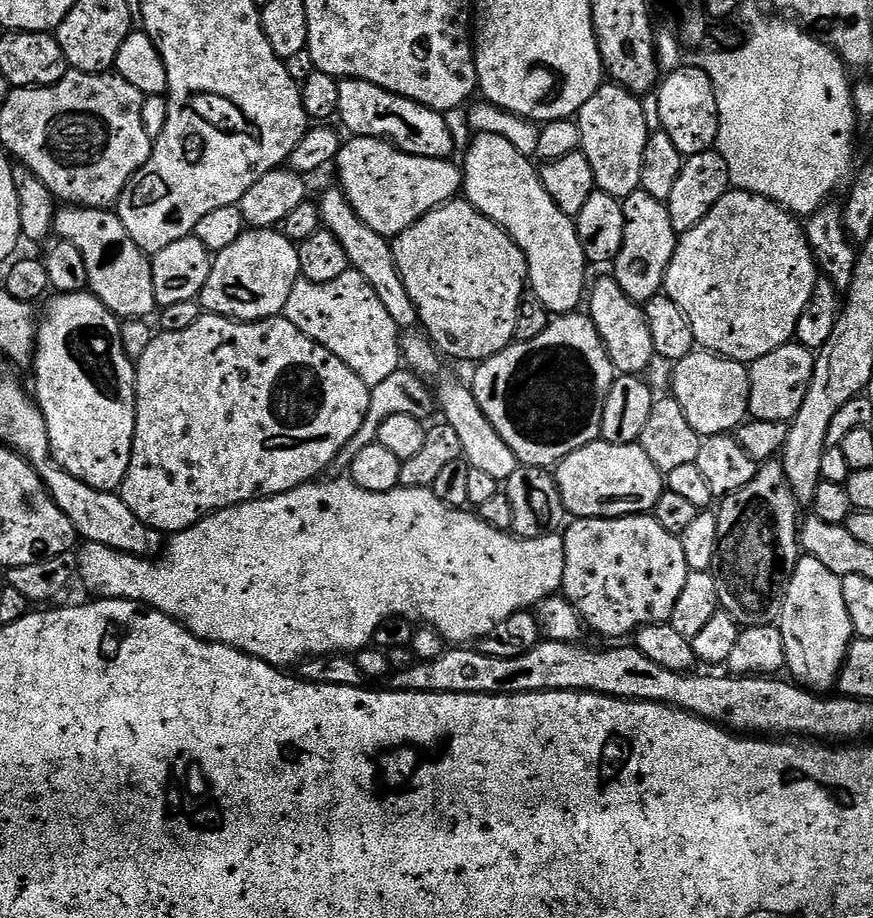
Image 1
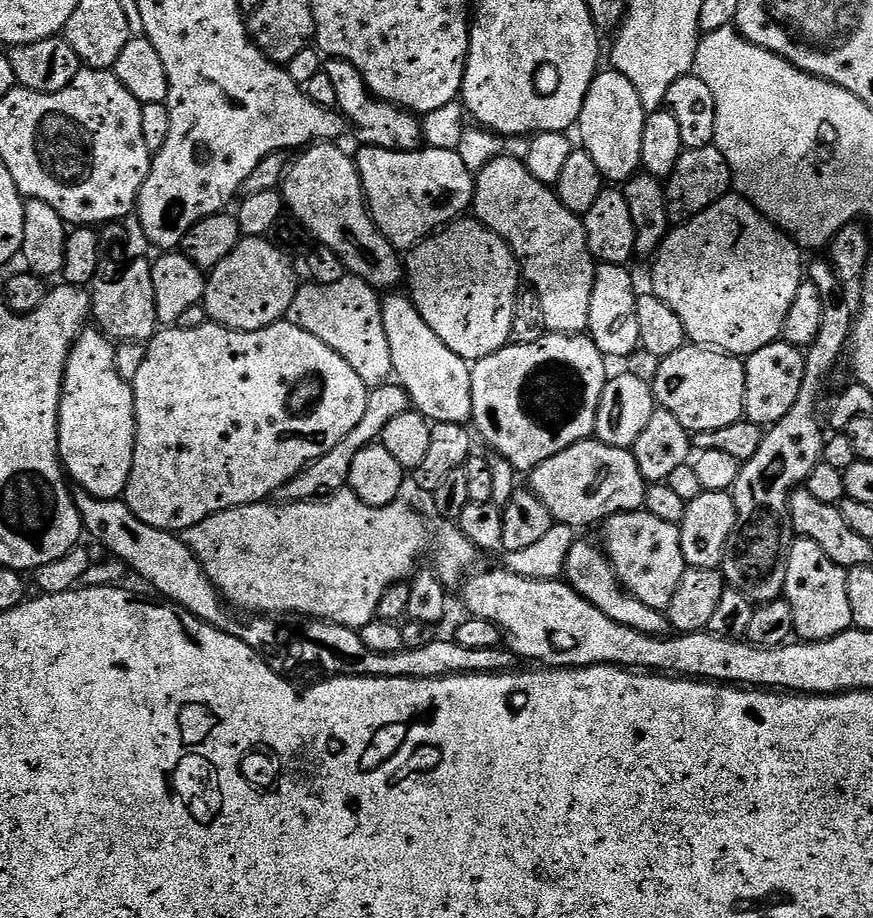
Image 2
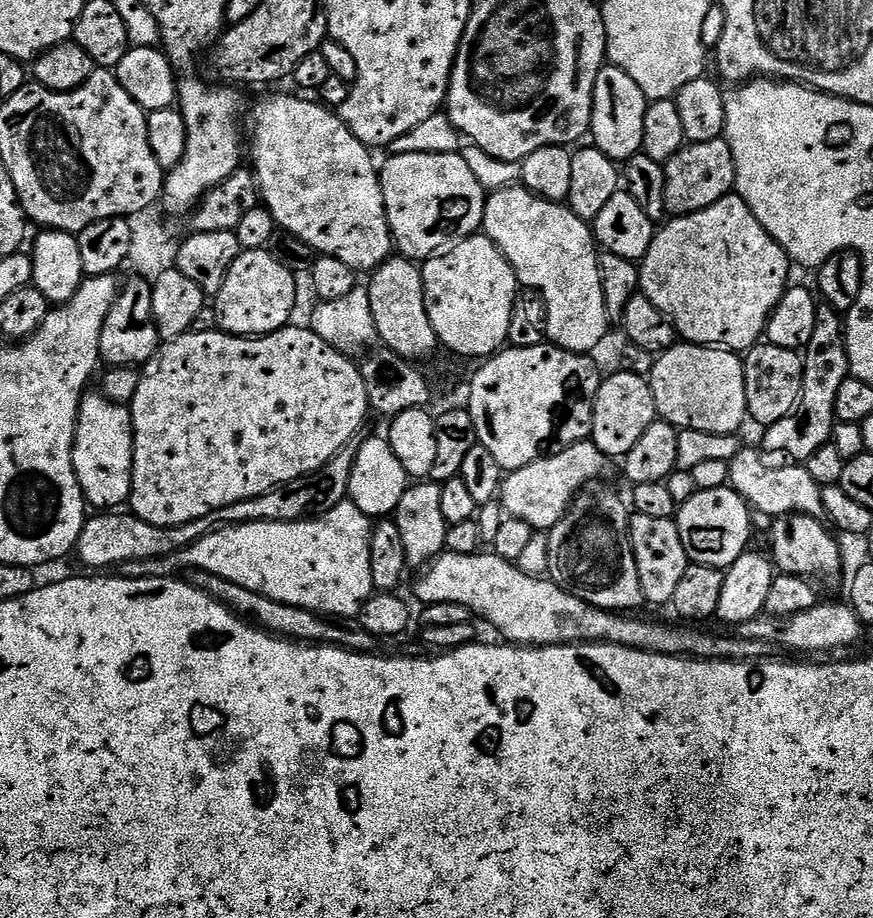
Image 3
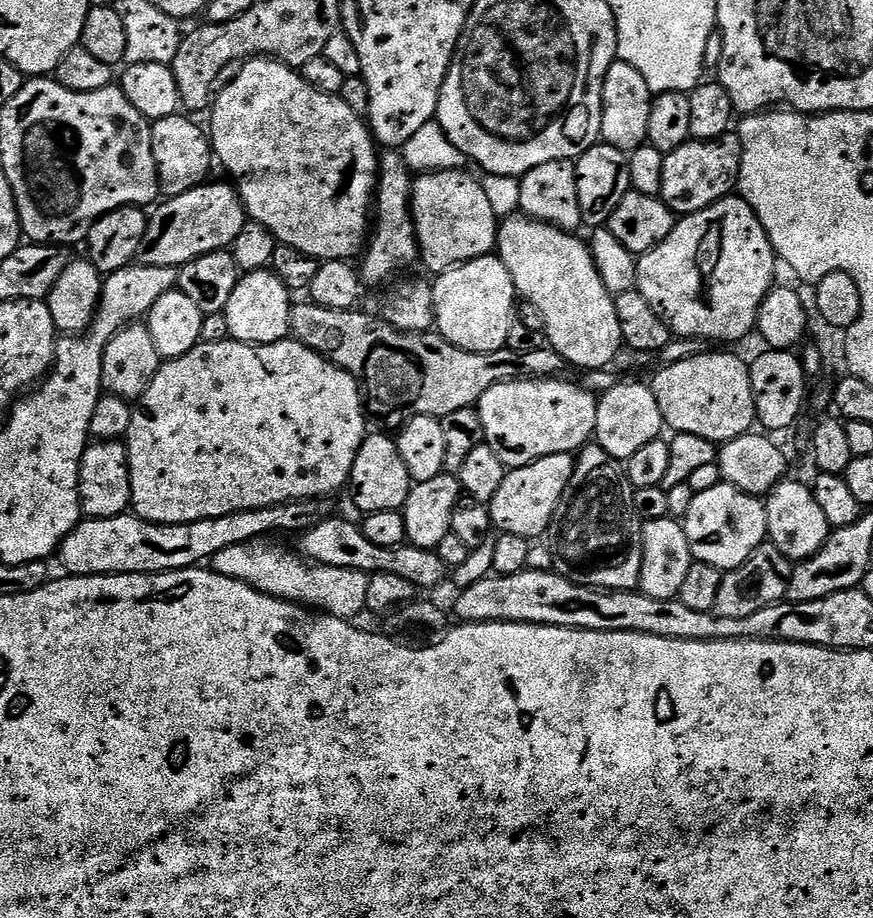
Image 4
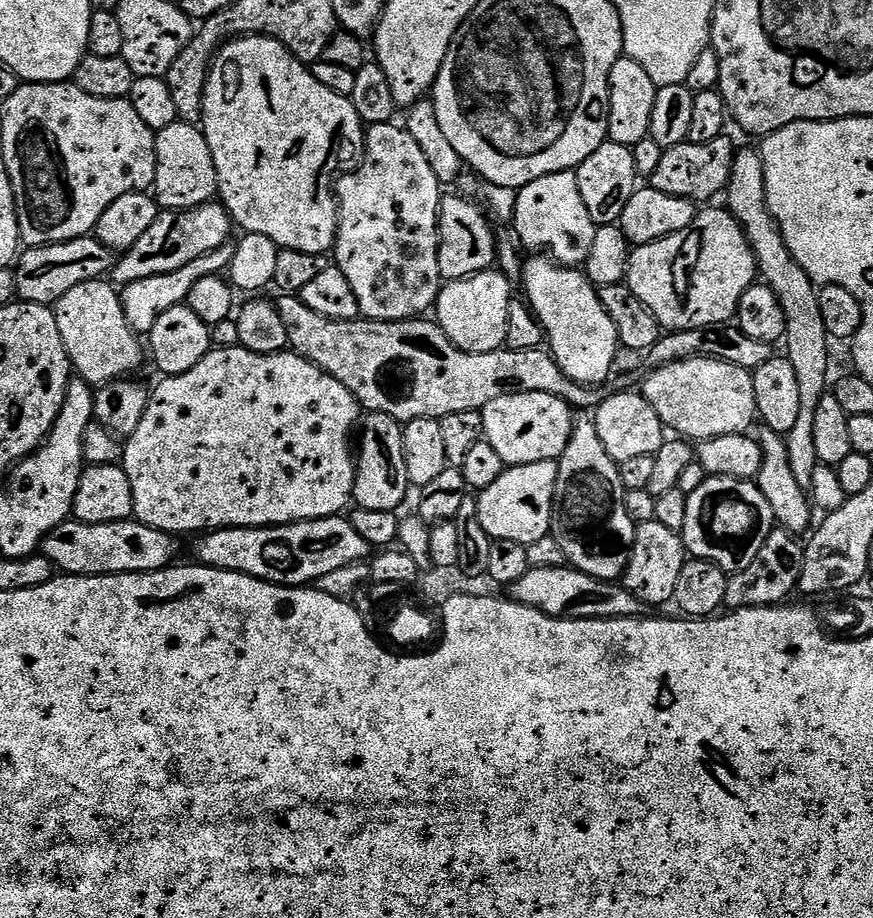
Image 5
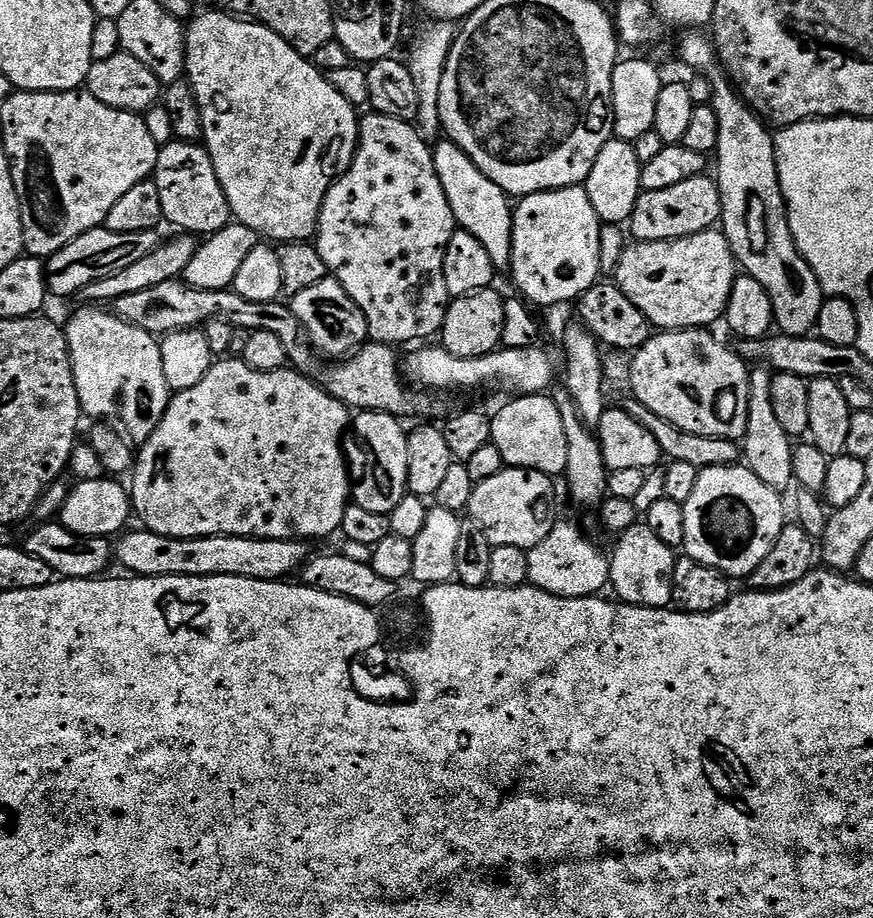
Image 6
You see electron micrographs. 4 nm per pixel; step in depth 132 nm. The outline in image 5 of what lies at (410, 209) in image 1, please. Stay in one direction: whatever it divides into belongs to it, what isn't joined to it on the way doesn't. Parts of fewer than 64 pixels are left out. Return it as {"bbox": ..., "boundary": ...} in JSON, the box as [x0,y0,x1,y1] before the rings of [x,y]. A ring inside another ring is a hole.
{"bbox":[438,195,498,281],"boundary":[[[445,195],[441,199],[438,266],[445,281],[461,280],[479,272],[486,272],[496,264],[498,236],[492,233],[493,225],[485,209],[477,204],[471,204],[464,196]]]}

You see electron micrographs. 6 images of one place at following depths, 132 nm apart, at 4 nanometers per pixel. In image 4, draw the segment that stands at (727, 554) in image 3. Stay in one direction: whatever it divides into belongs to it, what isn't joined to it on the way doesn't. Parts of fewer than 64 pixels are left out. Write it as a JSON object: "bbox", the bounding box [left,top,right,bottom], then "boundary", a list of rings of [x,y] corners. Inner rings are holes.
{"bbox":[682,482,768,570],"boundary":[[[723,482],[705,492],[695,493],[682,523],[690,542],[693,561],[721,570],[742,566],[742,562],[746,562],[746,558],[750,558],[750,554],[765,543],[768,534],[764,500]]]}

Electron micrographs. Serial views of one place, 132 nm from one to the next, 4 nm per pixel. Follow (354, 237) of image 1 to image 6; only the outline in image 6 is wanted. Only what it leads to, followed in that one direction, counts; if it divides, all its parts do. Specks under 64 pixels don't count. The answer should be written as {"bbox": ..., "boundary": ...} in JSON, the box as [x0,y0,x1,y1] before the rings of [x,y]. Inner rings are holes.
{"bbox":[186,10,360,242],"boundary":[[[205,10],[187,25],[186,31],[186,79],[191,84],[198,106],[202,110],[202,126],[204,127],[202,143],[214,162],[218,182],[226,194],[233,217],[239,223],[250,226],[250,230],[254,230],[257,237],[267,238],[269,241],[276,240],[272,242],[311,241],[316,235],[316,225],[320,223],[320,211],[329,186],[332,185],[333,180],[337,179],[338,174],[348,171],[348,167],[352,165],[352,159],[356,157],[356,146],[360,138],[360,120],[358,115],[356,116],[357,109],[350,102],[346,102],[346,98],[342,98],[338,90],[334,90],[331,79],[317,68],[309,57],[298,54],[298,50],[294,50],[290,42],[286,42],[281,36],[274,34],[274,30],[266,26],[256,24],[252,20],[242,20],[239,16],[231,15],[224,10]]]}

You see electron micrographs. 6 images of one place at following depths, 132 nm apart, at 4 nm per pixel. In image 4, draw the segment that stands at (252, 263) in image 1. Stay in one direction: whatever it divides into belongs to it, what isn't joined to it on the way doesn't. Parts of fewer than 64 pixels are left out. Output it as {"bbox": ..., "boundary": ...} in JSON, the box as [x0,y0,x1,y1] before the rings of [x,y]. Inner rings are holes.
{"bbox":[223,269,293,344],"boundary":[[[269,269],[243,273],[223,310],[229,337],[243,344],[273,344],[285,339],[290,332],[288,323],[293,303],[287,286]]]}

